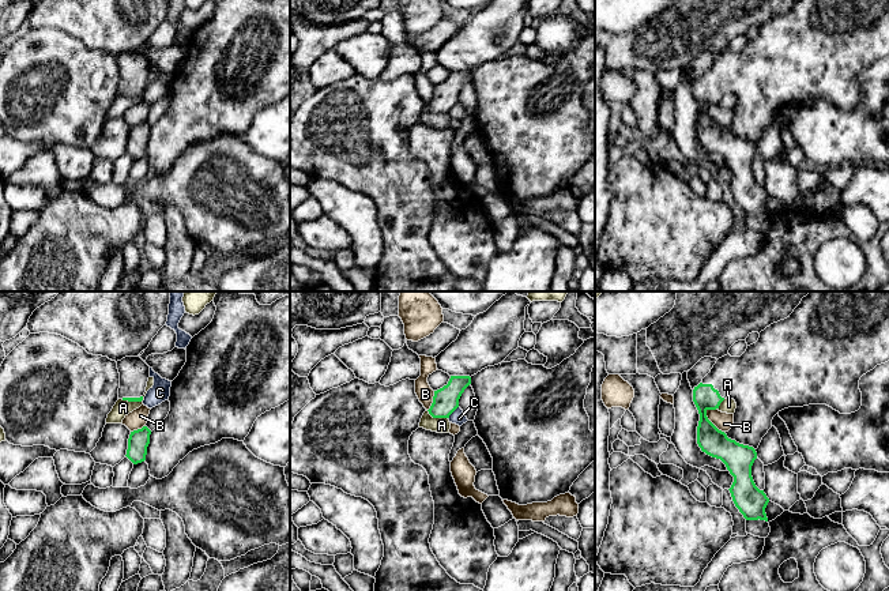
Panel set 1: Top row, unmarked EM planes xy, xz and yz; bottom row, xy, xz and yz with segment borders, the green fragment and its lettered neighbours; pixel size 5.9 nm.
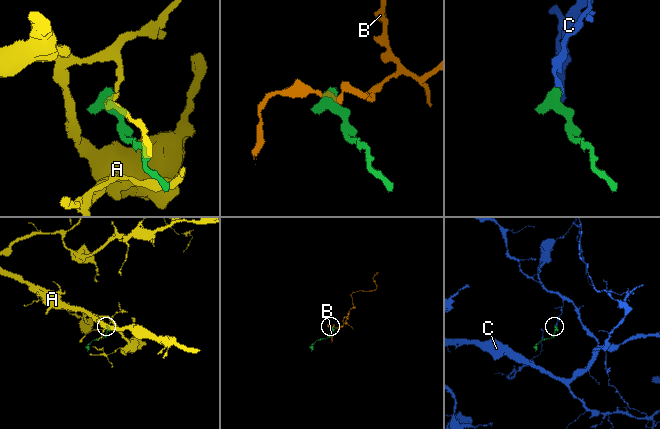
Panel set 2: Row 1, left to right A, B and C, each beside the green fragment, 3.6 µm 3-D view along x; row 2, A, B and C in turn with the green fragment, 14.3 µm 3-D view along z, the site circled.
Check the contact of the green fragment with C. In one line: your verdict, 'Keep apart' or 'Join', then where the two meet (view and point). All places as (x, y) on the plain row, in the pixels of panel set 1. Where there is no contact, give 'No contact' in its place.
Keep apart. Touches green at xz (452, 106)

